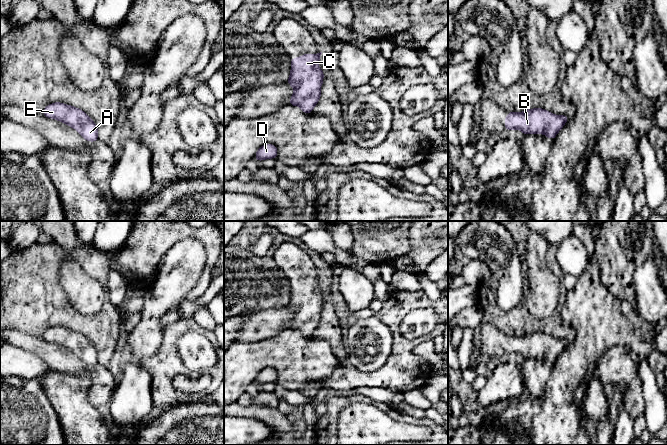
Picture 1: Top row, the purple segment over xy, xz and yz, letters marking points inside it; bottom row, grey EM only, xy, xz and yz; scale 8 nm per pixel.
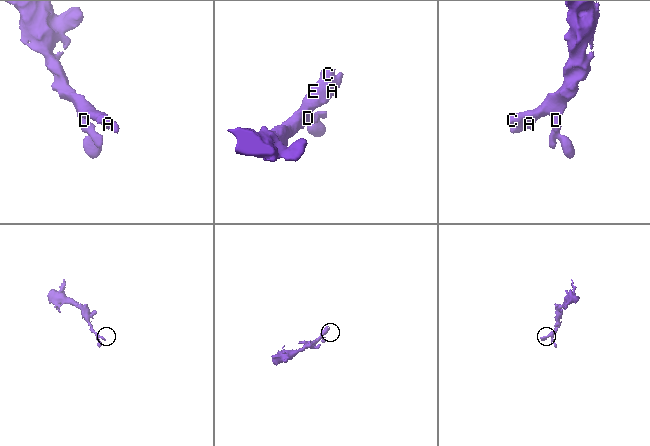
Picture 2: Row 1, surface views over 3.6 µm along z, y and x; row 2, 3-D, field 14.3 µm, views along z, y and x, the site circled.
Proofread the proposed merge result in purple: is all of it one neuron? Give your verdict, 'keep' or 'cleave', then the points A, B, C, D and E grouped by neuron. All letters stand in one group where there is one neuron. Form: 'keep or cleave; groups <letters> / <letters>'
keep; groups A B C D E

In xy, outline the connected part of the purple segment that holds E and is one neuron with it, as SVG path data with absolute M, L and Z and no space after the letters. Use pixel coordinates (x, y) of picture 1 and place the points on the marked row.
M55 102L45 107L42 114L47 118L56 119L77 130L87 141L94 142L98 139L98 128L88 115L81 109Z

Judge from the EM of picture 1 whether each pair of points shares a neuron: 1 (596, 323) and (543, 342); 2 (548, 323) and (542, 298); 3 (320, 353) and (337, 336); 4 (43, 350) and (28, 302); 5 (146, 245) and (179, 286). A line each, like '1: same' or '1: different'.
1: different
2: different
3: different
4: different
5: different

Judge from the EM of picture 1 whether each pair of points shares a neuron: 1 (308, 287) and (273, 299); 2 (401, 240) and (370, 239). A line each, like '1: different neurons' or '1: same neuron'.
1: different neurons
2: same neuron

